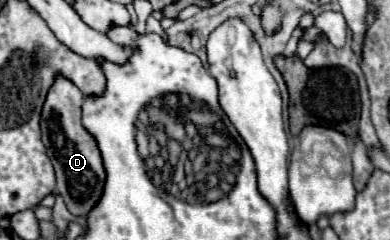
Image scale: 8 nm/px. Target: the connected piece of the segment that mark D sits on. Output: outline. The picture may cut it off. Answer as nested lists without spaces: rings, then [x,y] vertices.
[[[59,76],[43,104],[41,132],[43,144],[57,174],[57,192],[63,196],[65,206],[73,216],[87,218],[87,214],[101,200],[107,172],[103,168],[101,152],[97,148],[95,138],[87,132],[87,128],[81,122],[81,106],[83,94],[79,92],[79,88],[75,88],[75,84],[71,84],[67,78]]]

